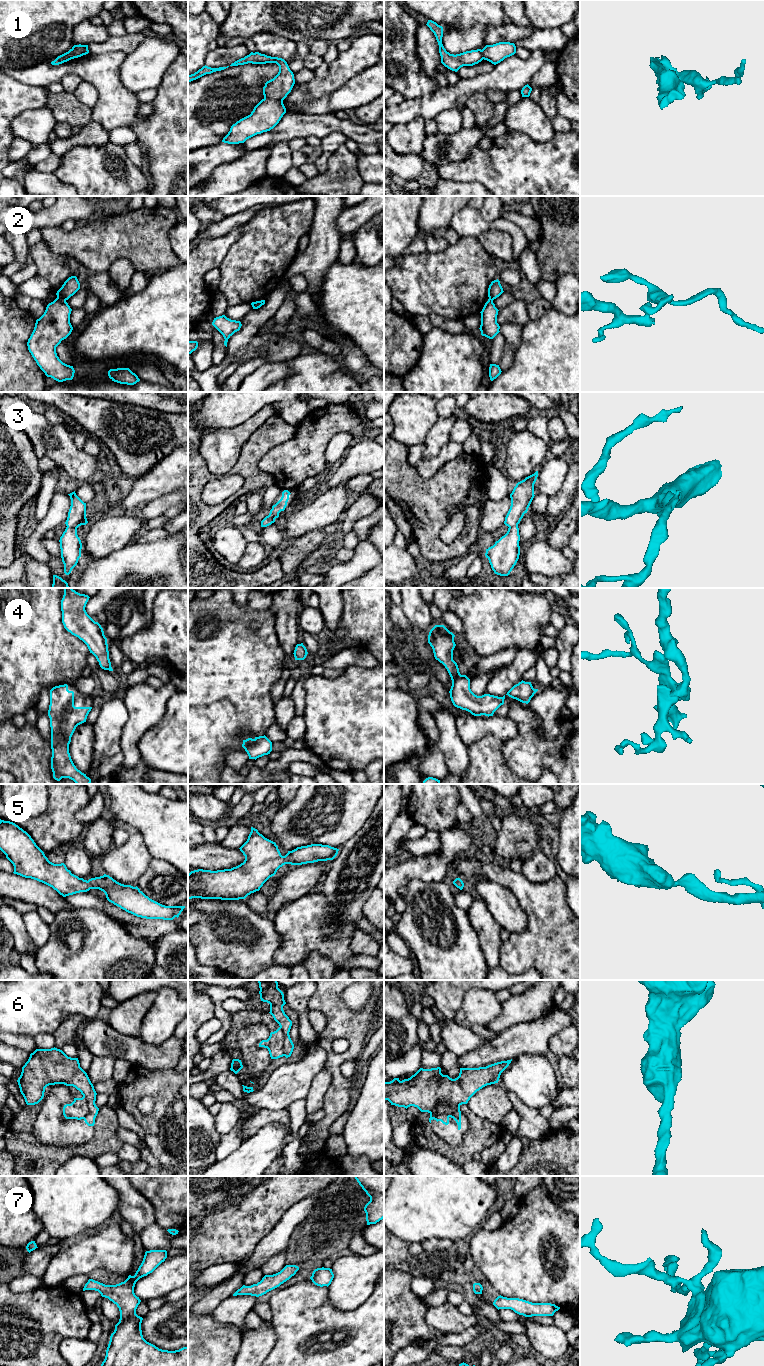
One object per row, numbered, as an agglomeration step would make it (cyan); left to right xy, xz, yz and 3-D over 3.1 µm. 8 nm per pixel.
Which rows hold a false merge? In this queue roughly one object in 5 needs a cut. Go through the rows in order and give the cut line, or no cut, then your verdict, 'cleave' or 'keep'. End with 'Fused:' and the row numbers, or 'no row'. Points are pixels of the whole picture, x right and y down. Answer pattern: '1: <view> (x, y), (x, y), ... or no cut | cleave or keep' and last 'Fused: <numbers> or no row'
1: xz (264, 97), (282, 101) | cleave
2: xy (57, 297), (65, 300) | cleave
3: no cut | keep
4: no cut | keep
5: no cut | keep
6: yz (453, 1110), (449, 1113), (435, 1112) | cleave
7: no cut | keep
Fused: 1, 2, 6

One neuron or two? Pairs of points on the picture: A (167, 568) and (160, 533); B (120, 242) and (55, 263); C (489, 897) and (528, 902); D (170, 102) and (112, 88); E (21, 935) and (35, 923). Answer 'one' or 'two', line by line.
A: two
B: two
C: two
D: one
E: two

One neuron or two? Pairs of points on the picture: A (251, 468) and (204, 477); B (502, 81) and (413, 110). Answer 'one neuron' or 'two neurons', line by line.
A: one neuron
B: one neuron

